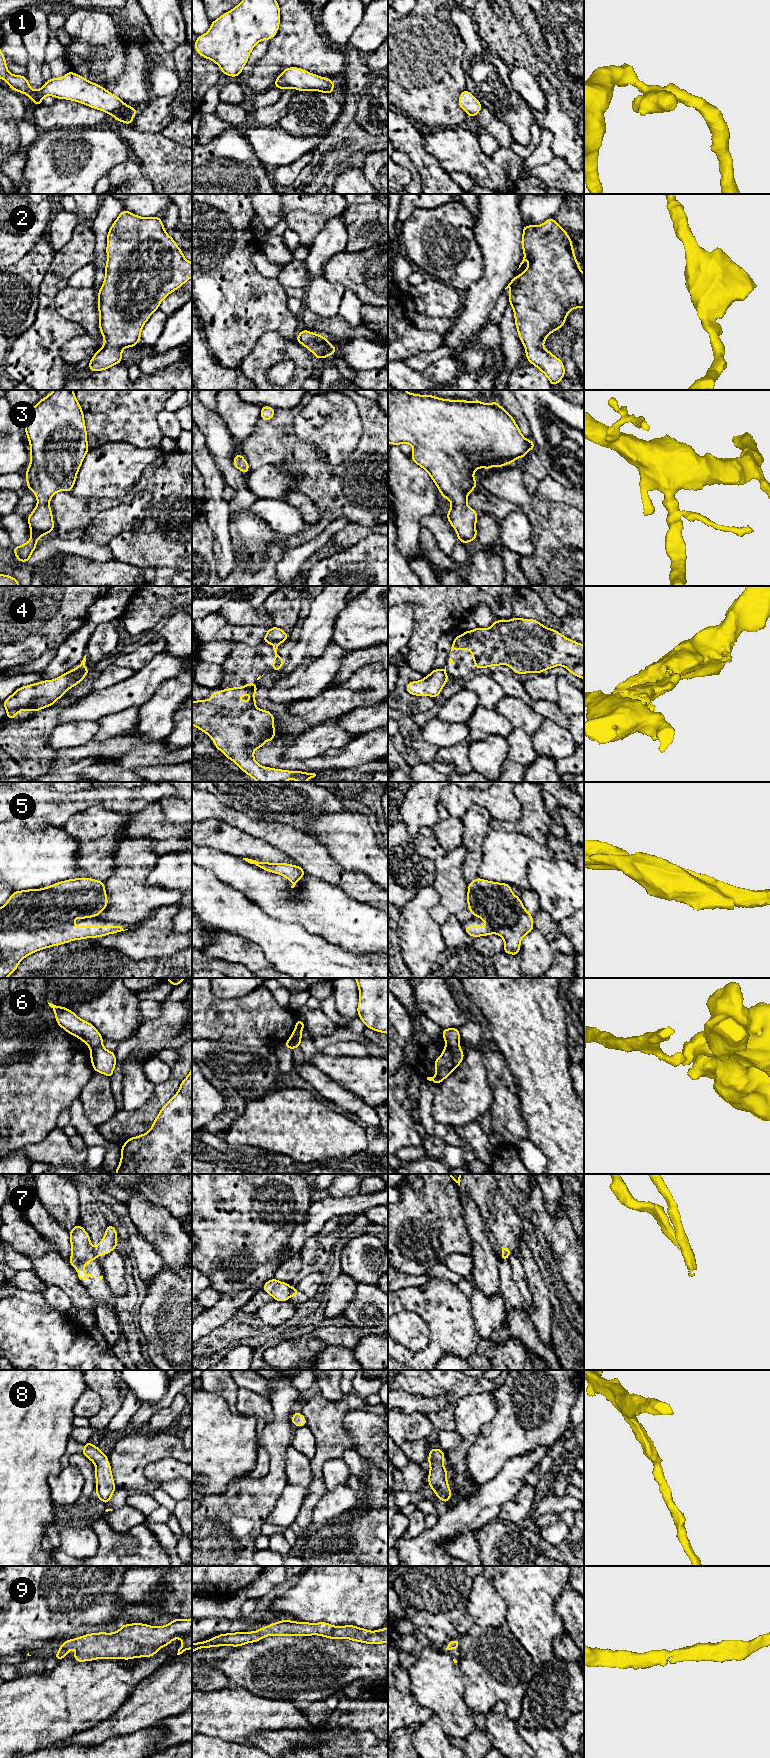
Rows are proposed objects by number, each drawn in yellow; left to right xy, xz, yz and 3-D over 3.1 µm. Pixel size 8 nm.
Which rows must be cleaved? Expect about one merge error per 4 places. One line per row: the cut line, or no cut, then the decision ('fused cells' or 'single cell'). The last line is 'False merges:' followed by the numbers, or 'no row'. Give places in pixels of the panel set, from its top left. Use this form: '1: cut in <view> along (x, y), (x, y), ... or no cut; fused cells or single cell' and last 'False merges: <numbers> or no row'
1: no cut; single cell
2: no cut; single cell
3: no cut; single cell
4: cut in xz along (276, 644), (273, 645); fused cells
5: no cut; single cell
6: cut in yz along (446, 1044), (452, 1047), (459, 1047); fused cells
7: cut in xy along (94, 1248), (96, 1256); fused cells
8: no cut; single cell
9: no cut; single cell
False merges: 4, 6, 7

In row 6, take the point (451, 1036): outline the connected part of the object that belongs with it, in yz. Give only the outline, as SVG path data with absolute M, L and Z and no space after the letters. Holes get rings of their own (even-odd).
M458 1028L442 1029L442 1035L447 1046L452 1048L460 1047L460 1032Z

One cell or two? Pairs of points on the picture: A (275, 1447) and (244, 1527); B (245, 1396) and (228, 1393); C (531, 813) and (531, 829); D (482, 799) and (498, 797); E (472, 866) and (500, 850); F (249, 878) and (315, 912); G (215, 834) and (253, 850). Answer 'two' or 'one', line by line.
A: one
B: two
C: one
D: one
E: two
F: one
G: one

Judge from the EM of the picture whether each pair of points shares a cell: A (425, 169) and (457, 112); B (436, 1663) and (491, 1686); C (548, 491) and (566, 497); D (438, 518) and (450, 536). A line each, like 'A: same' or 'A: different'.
A: different
B: different
C: same
D: same

